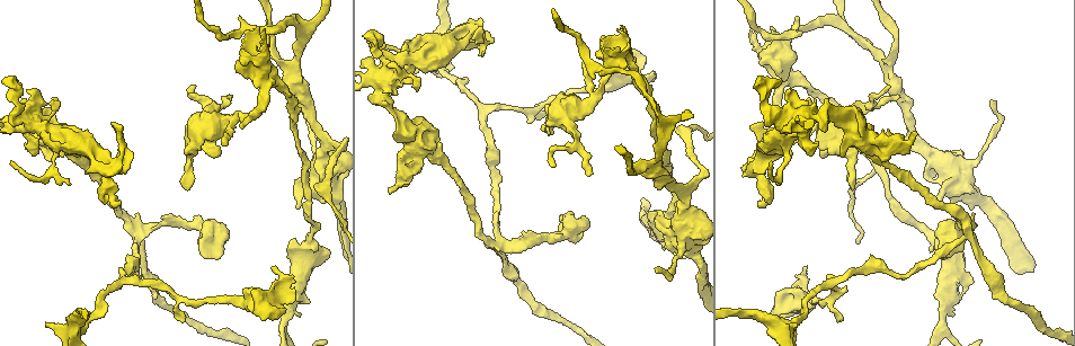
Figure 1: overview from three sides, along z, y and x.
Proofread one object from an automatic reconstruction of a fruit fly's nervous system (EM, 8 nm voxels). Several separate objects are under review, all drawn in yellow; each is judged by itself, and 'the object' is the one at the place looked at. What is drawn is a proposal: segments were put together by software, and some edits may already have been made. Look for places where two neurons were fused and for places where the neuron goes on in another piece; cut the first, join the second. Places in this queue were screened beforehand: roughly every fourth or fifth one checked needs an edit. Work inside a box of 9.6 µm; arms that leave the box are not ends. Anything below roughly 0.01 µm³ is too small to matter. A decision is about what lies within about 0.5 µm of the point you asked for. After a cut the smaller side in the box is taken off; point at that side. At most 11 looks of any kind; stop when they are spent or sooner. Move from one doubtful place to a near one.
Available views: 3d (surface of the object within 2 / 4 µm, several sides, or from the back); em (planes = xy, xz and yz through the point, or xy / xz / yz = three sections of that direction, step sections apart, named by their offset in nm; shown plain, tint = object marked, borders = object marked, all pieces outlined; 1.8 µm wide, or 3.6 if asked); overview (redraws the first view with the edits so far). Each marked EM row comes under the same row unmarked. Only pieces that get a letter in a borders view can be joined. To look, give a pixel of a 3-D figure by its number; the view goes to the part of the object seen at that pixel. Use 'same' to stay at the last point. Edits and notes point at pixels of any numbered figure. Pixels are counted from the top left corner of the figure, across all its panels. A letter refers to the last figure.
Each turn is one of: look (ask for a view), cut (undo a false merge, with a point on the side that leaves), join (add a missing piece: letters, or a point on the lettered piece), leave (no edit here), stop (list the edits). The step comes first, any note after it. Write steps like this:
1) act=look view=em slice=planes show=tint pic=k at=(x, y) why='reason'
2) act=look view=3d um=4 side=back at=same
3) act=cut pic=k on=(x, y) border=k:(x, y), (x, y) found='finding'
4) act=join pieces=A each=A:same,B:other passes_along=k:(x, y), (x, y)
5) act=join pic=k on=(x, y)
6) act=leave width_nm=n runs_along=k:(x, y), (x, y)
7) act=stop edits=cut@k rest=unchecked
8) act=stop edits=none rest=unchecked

act=look view=em slice=xz step=4 show=borders pic=1 at=(54, 100) why='an open end'

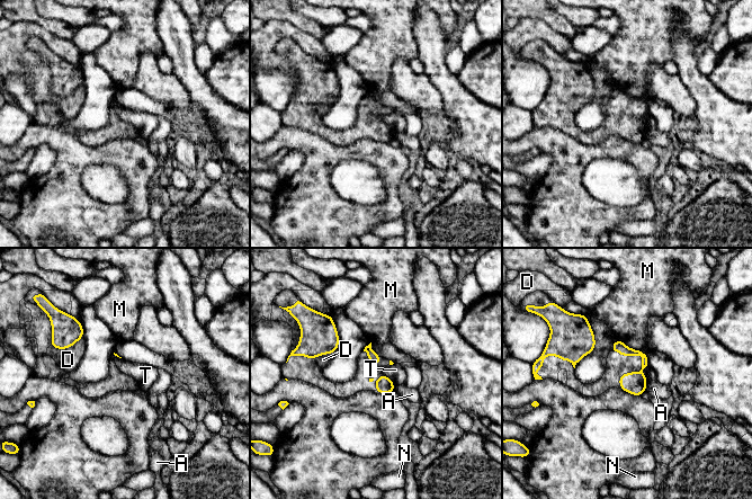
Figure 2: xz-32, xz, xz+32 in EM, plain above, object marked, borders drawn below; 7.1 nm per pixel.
act=look view=em slice=planes show=borders at=same why='another direction'

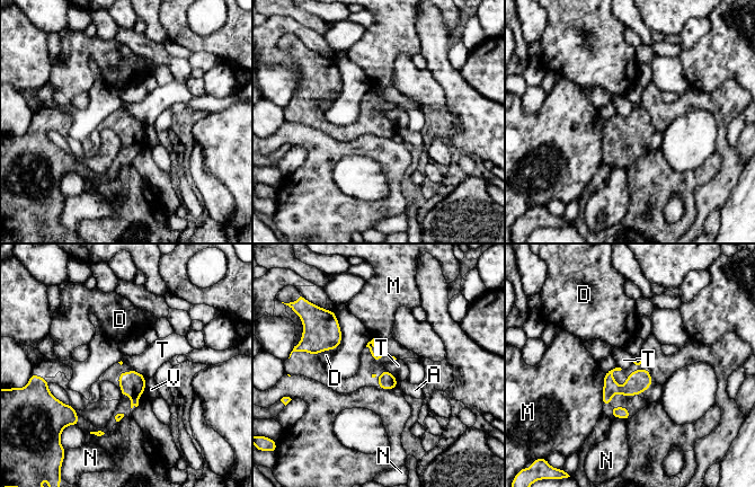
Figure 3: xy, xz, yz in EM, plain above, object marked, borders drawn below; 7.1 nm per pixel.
act=leave width_nm=120 each=A:other,D:other,M:other,N:other,T:other,V:other border=3:(385, 369), (398, 381) found='none of them fits'

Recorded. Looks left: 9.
act=look view=3d um=2 pic=1 at=(496, 242) why='sharp bend'

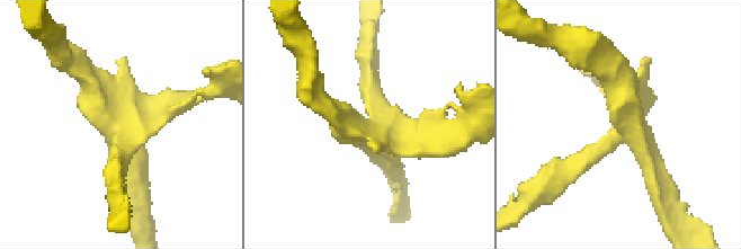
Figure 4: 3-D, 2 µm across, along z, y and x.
act=look view=em slice=planes show=tint pic=4 at=(627, 127) arms=4

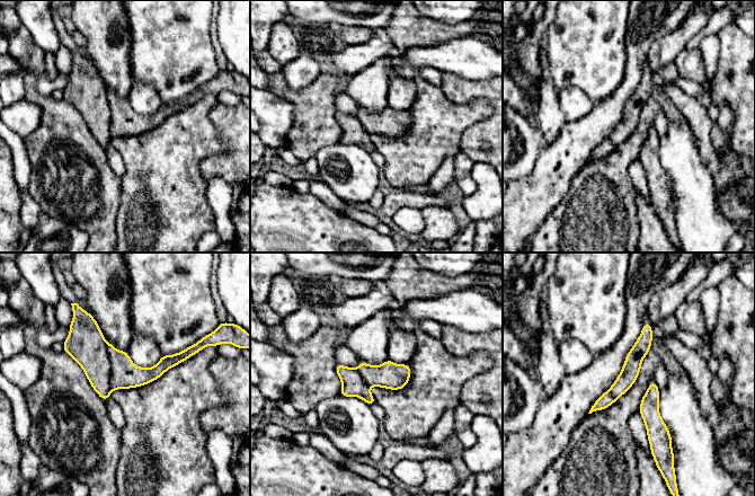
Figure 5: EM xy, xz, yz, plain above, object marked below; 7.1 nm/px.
act=look view=em slice=planes show=borders at=same

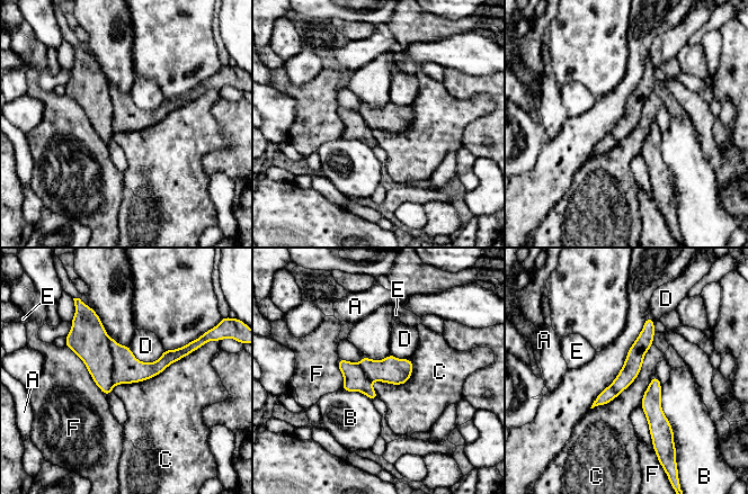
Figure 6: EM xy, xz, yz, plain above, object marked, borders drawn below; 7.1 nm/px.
act=cut pic=6 on=(126, 369) each=A:other,B:other,C:other,D:other,E:other,F:other border=6:(108, 338), (114, 385) found='a second neuron is stuck on'

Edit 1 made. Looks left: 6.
act=look view=em um=3.6 slice=xz step=8 show=tint pic=1 at=(953, 167) why='calibre changes'

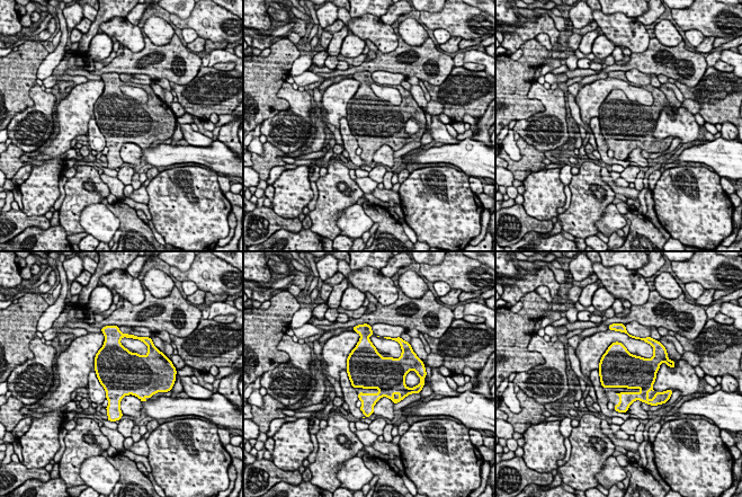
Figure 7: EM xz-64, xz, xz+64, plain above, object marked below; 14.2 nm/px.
act=look view=em um=3.6 slice=planes show=borders at=same

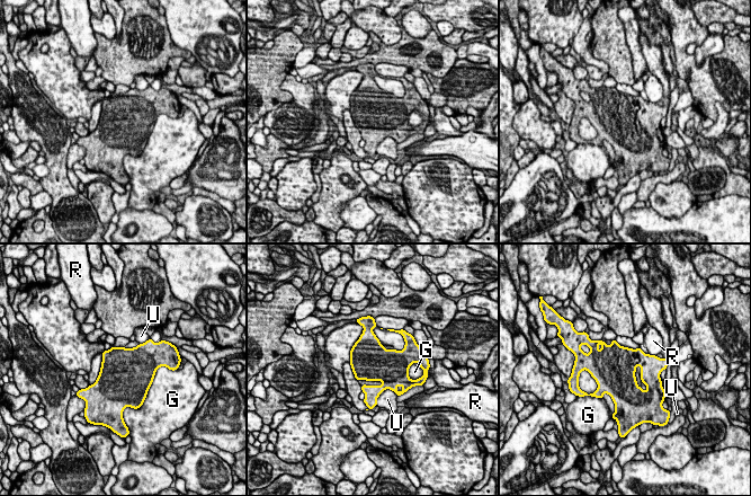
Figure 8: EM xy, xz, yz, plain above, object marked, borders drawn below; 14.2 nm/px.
act=leave width_nm=600 each=G:other,R:other,U:other found='all the same neuron'

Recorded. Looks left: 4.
act=look view=em um=3.6 slice=xy step=4 show=tint pic=1 at=(571, 116) why='branch point'

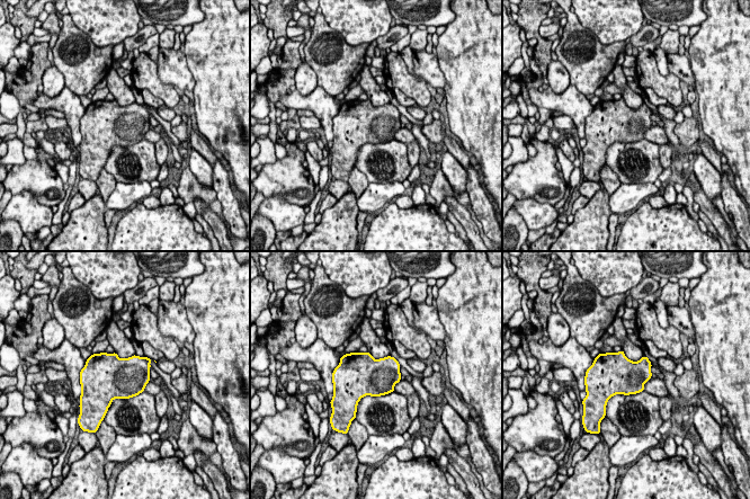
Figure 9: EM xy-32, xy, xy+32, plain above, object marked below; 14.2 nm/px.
act=look view=em um=3.6 slice=planes show=borders at=same

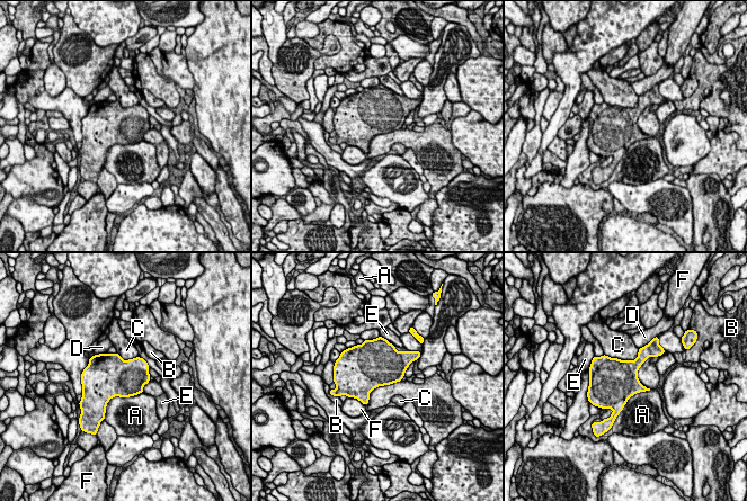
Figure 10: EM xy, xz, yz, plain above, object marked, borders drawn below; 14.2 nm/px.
act=leave each=A:other,B:other,C:other,D:other,E:other,F:other border=10:(639, 348), (633, 359), (604, 354) found='all the same neuron'

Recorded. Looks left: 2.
act=stop edits=cut@6 rest=unchecked

